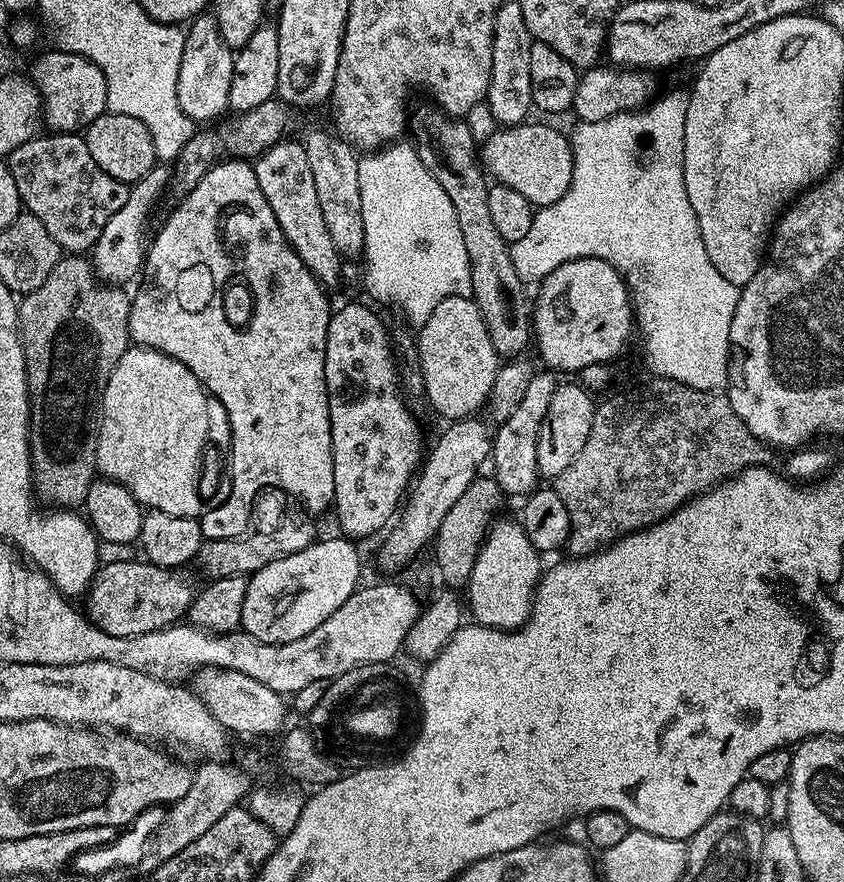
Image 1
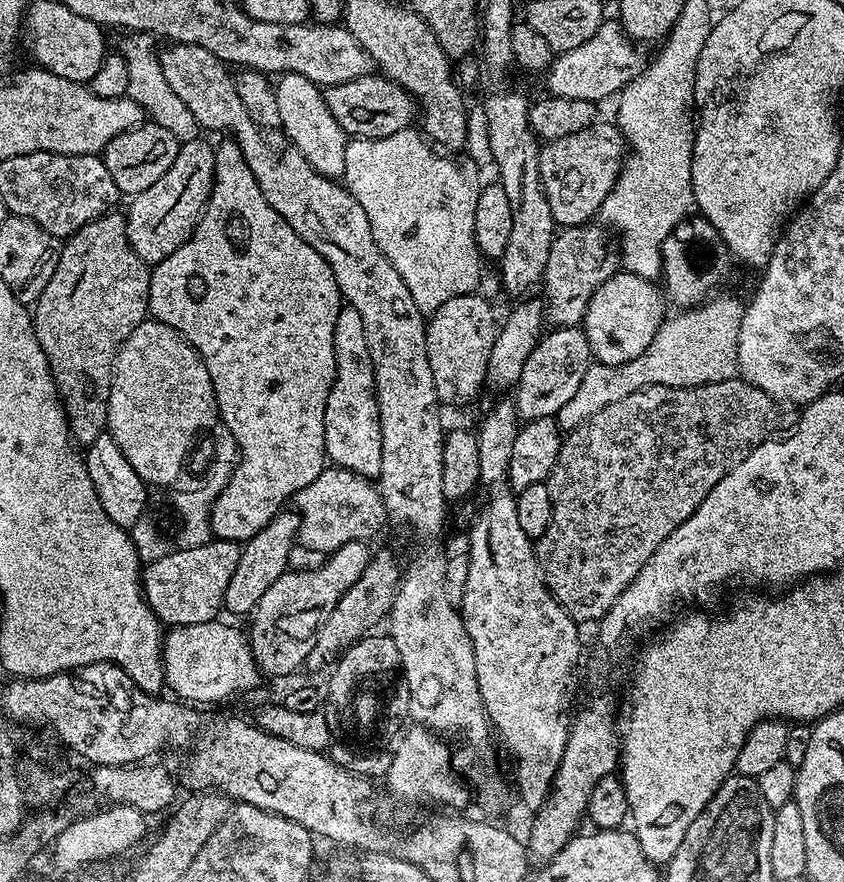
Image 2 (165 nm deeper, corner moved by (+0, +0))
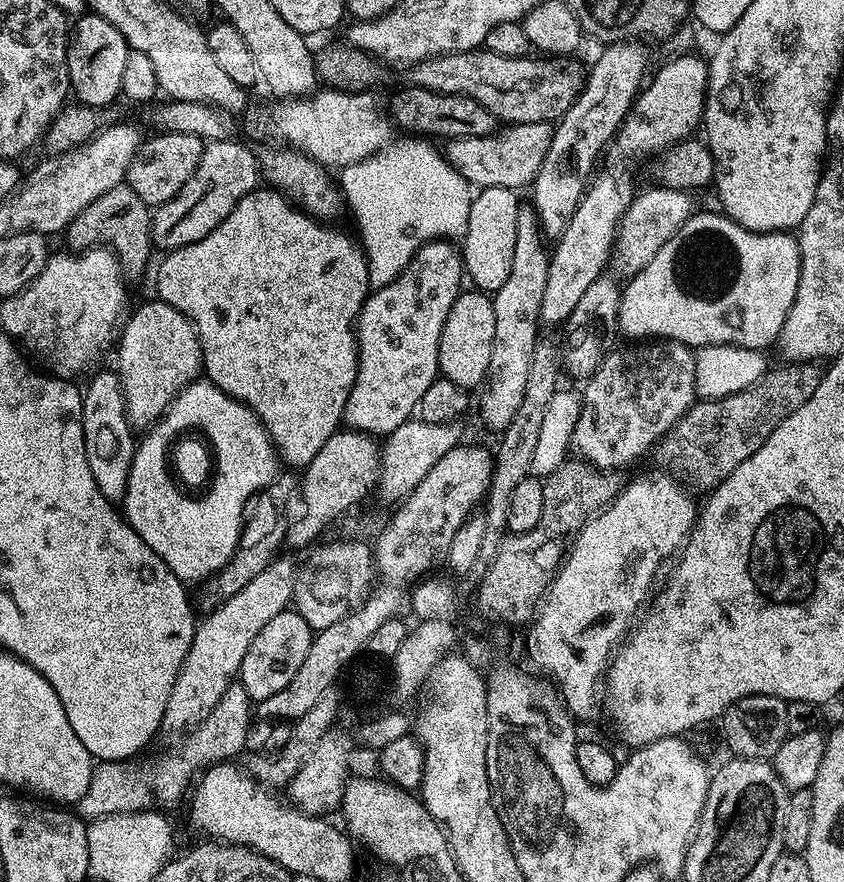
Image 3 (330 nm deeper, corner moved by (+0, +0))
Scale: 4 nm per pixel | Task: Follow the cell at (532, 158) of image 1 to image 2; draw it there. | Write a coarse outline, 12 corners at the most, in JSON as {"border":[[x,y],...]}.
{"border":[[615,123],[540,149],[561,229],[589,223],[626,159]]}

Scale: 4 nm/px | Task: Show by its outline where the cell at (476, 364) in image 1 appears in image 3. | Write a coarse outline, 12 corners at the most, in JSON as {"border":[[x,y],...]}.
{"border":[[461,291],[438,346],[440,376],[479,389],[494,350],[492,296]]}

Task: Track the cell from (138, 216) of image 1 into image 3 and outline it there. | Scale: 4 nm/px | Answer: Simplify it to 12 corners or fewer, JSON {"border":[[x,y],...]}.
{"border":[[236,138],[207,141],[186,186],[155,205],[153,245],[206,238],[261,176]]}

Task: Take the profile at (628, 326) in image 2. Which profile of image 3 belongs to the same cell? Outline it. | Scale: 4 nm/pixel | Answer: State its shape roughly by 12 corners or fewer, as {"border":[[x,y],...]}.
{"border":[[697,211],[623,285],[629,341],[768,350],[800,241]]}

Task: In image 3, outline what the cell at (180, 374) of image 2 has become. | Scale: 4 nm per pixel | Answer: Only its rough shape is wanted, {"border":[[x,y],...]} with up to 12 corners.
{"border":[[162,299],[131,309],[115,367],[144,430],[201,375],[196,325]]}

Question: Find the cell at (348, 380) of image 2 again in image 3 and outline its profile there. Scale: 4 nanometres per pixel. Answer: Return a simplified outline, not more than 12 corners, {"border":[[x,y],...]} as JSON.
{"border":[[432,240],[356,315],[343,423],[386,438],[440,376],[465,283]]}

